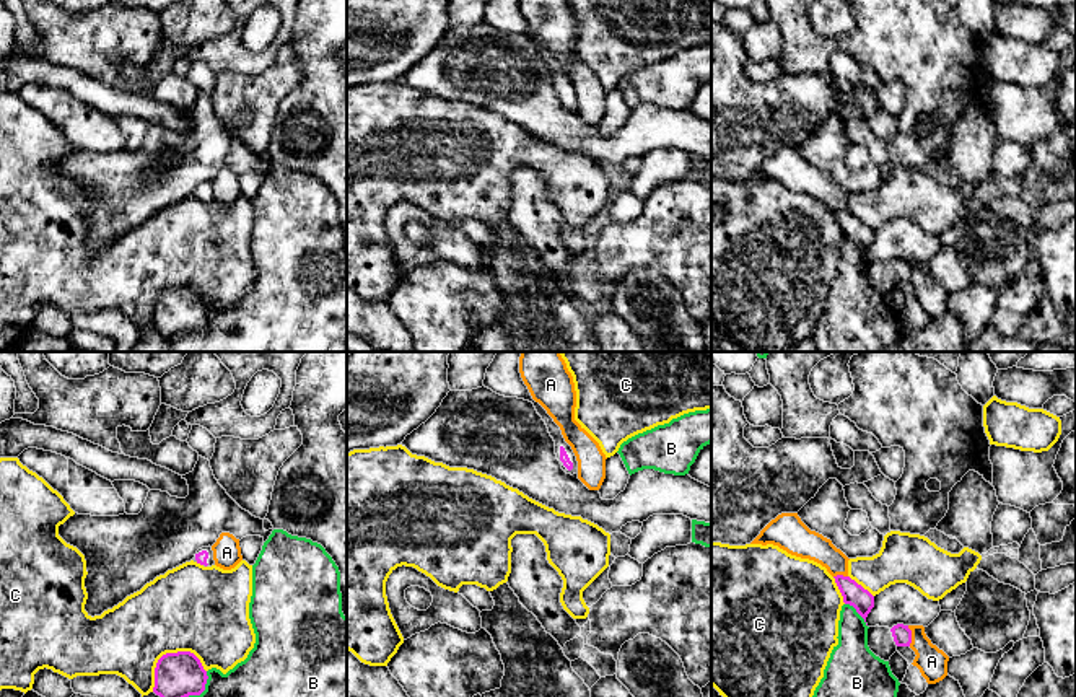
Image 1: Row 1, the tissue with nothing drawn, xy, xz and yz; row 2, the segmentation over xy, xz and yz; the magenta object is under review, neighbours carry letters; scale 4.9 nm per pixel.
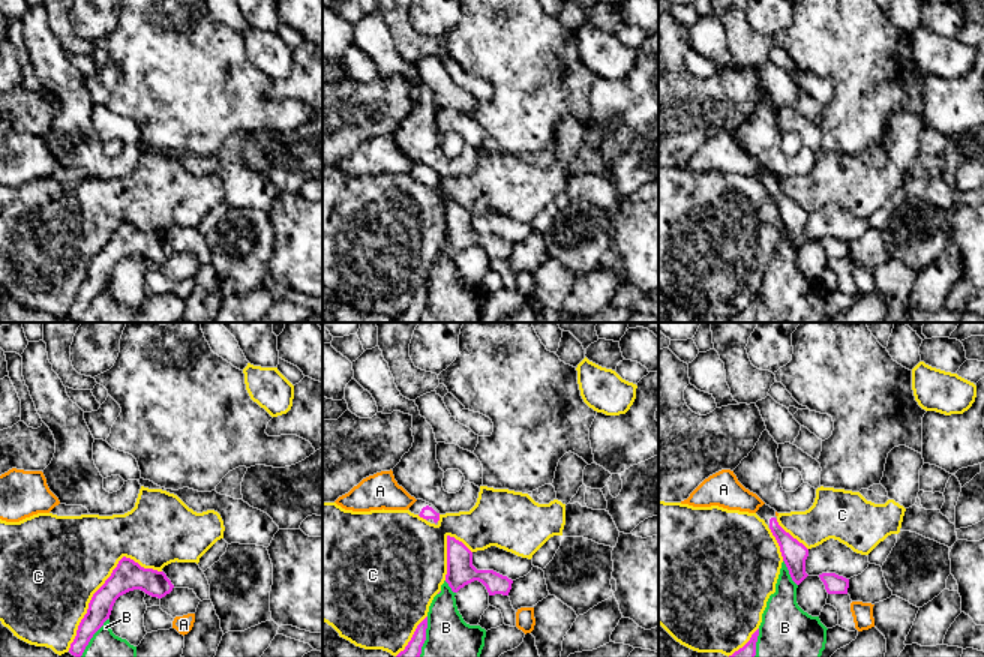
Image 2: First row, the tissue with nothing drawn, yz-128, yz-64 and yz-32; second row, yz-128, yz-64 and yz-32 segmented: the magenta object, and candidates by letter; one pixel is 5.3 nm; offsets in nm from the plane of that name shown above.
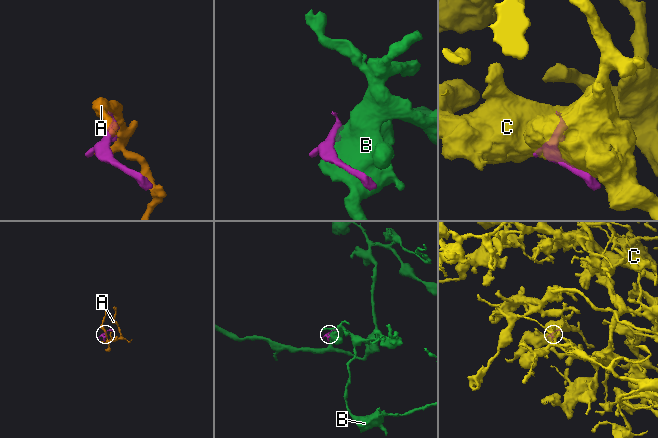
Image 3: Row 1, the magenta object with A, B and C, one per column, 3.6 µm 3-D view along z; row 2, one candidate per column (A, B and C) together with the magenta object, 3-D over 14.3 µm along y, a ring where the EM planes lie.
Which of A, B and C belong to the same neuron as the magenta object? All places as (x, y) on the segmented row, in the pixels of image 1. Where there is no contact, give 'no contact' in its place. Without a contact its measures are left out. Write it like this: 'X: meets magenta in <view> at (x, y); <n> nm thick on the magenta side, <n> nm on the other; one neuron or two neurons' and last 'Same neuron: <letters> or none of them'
A: meets magenta in yz at (910, 635); 100 nm thick on the magenta side, 150 nm on the other; two neurons
B: meets magenta in xy at (204, 689); 220 nm thick on the magenta side, 190 nm on the other; two neurons
C: meets magenta in xy at (163, 655); 220 nm thick on the magenta side, 400 nm on the other; two neurons
Same neuron: none of them

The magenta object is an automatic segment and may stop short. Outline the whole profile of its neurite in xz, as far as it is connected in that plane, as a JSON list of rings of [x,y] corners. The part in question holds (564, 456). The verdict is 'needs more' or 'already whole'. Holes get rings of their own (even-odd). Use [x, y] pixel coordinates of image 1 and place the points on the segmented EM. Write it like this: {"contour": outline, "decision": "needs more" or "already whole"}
{"contour": [[[496,352],[487,368],[483,386],[505,397],[518,397],[534,404],[537,414],[545,422],[550,436],[555,441],[555,454],[566,474],[578,474],[578,461],[571,446],[565,441],[560,427],[547,410],[532,399],[519,373],[521,352]]], "decision": "needs more"}

